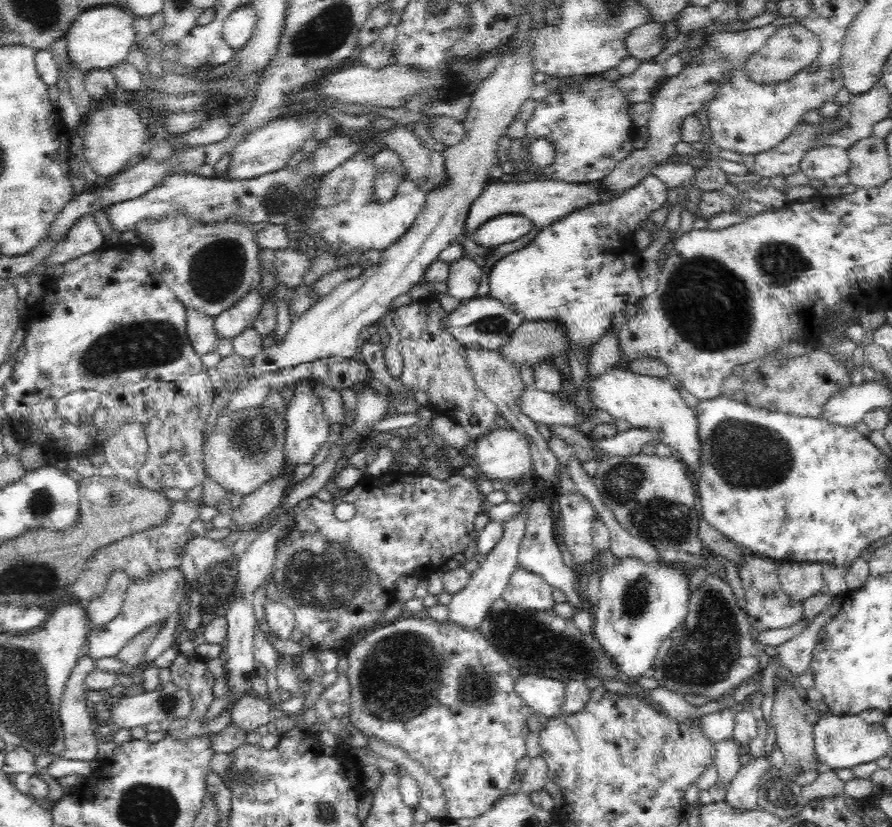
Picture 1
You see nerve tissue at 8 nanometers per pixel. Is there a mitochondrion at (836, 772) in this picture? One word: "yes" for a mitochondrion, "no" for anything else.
no

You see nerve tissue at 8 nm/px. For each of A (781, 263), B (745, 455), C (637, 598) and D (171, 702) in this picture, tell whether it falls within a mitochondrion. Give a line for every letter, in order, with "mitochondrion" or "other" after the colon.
A: mitochondrion
B: mitochondrion
C: mitochondrion
D: mitochondrion

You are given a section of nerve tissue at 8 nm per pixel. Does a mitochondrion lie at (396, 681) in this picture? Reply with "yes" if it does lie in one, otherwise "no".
yes

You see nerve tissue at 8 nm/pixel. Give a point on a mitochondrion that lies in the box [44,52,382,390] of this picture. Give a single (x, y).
(156, 342)

